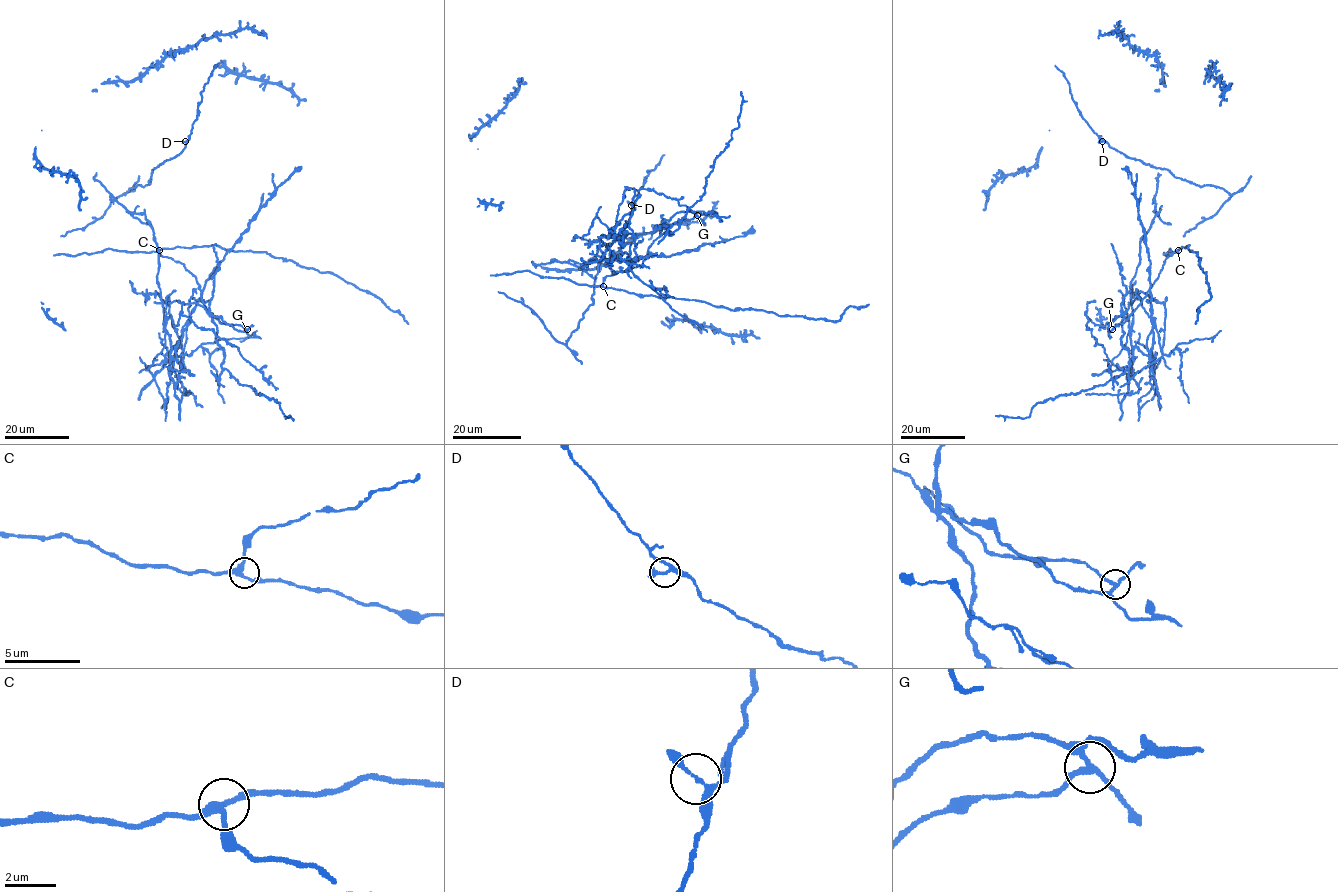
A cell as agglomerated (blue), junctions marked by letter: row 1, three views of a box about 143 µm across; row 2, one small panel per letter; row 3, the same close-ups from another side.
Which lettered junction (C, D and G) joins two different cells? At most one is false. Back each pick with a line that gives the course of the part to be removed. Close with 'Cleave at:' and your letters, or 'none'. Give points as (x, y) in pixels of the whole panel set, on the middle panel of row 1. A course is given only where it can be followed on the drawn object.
G: course (696, 216), (677, 212), (651, 233), (606, 236), (621, 236), (620, 255), (633, 259), (690, 252), (754, 230)
Cleave at: G

